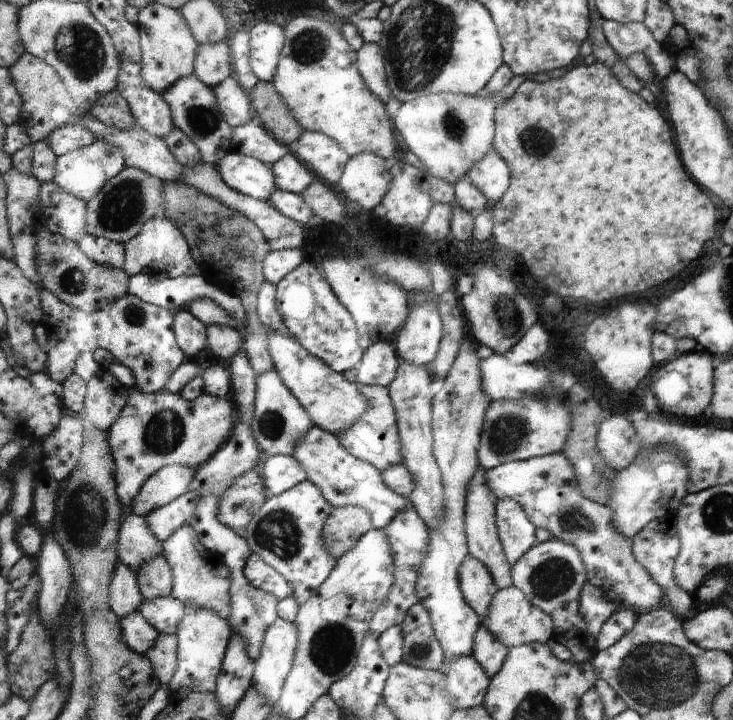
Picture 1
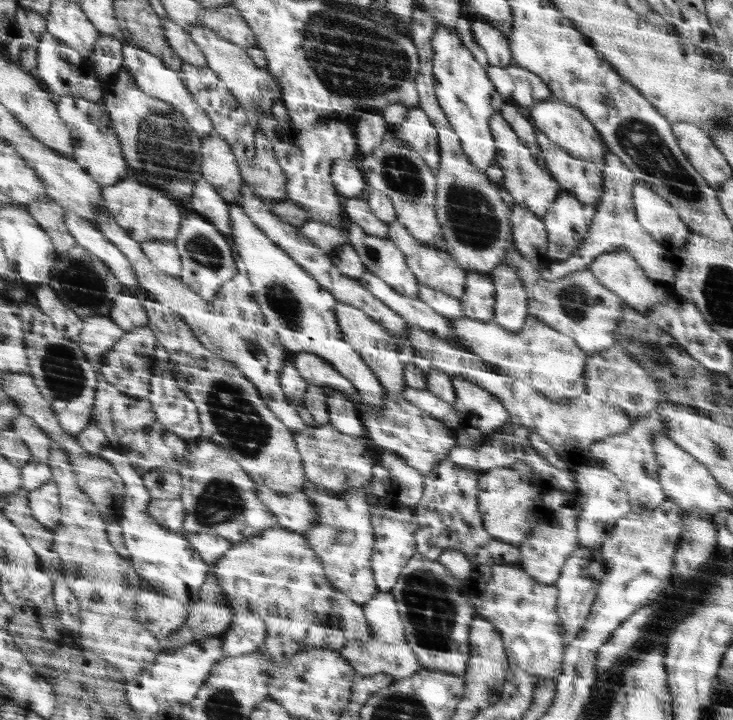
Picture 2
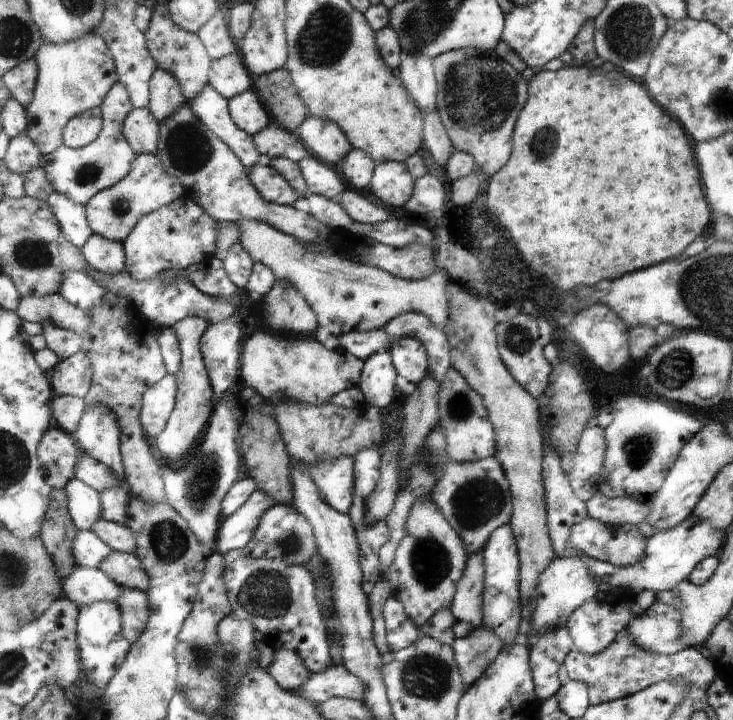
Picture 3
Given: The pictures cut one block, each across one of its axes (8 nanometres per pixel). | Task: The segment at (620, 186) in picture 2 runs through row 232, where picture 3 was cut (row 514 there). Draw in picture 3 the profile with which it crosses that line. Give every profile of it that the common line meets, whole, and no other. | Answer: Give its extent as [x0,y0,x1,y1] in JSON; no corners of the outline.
[587,492,649,525]

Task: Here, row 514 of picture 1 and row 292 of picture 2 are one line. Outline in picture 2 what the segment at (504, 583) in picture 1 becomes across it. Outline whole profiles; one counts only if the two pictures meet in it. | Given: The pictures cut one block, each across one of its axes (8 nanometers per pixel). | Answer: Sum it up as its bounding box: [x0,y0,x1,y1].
[459,271,495,321]

